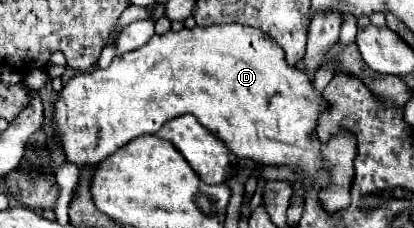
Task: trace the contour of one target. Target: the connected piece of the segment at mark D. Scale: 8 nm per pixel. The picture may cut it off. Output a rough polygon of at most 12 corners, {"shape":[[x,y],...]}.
{"shape":[[258,28],[154,34],[72,76],[52,140],[96,166],[194,114],[350,204],[356,140]]}

